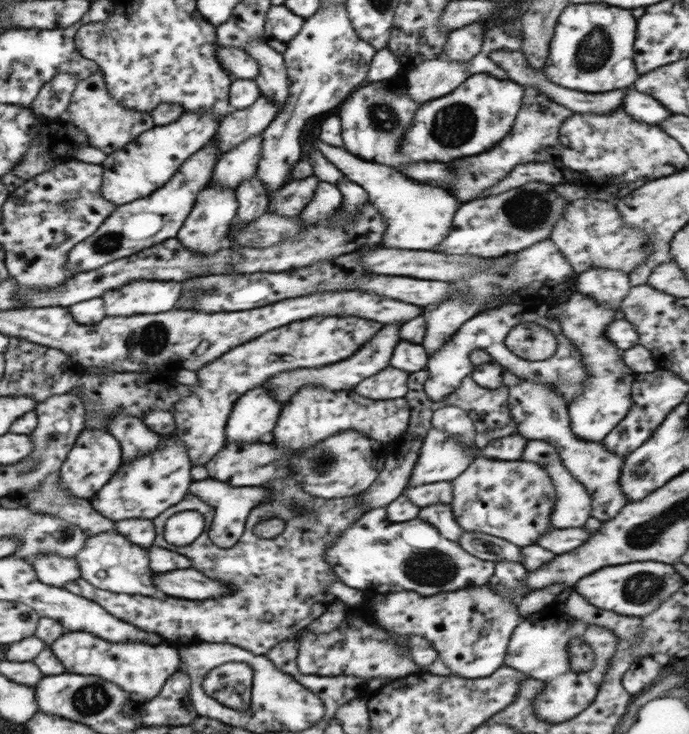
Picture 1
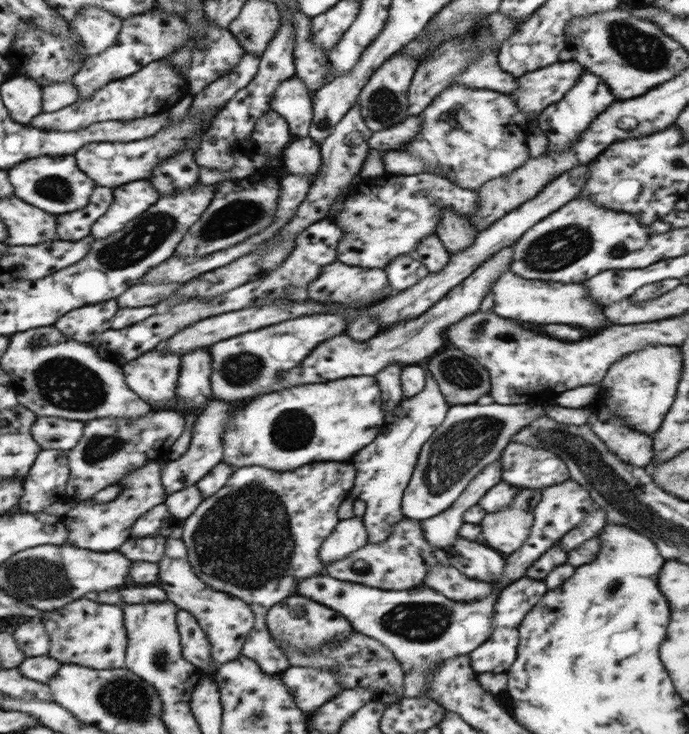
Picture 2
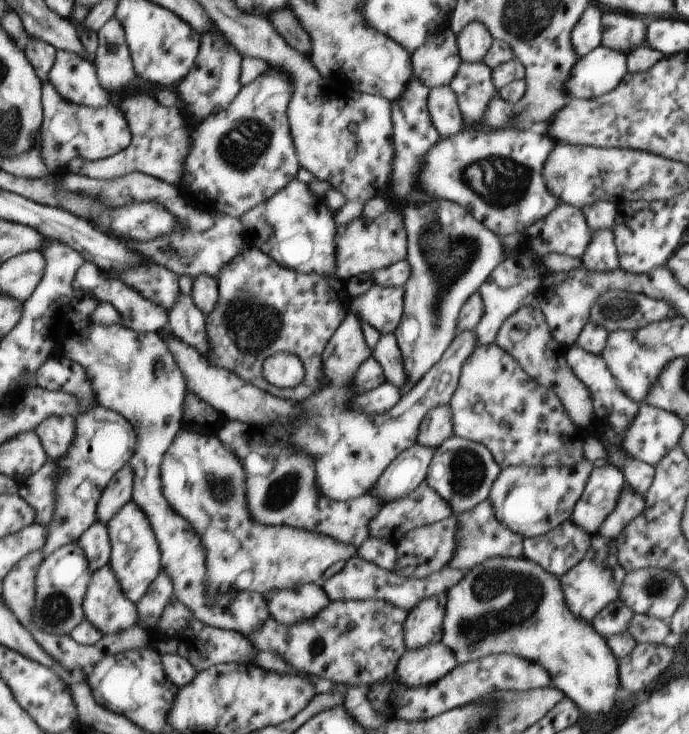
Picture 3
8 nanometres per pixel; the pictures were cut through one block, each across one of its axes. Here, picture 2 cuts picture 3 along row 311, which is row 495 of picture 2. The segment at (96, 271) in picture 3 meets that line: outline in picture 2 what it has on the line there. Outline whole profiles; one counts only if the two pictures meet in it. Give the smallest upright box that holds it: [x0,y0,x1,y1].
[66,460,168,552]

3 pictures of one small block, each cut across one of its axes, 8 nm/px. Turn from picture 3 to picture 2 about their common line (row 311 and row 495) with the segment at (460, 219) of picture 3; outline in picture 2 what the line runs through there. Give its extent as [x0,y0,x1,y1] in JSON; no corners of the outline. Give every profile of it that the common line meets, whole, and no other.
[403,404,544,521]

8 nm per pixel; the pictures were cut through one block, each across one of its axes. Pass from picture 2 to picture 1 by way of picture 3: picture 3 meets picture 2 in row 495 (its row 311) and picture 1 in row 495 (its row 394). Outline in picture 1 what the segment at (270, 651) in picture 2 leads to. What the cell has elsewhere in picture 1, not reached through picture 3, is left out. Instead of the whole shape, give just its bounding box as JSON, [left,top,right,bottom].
[65,478,368,655]

